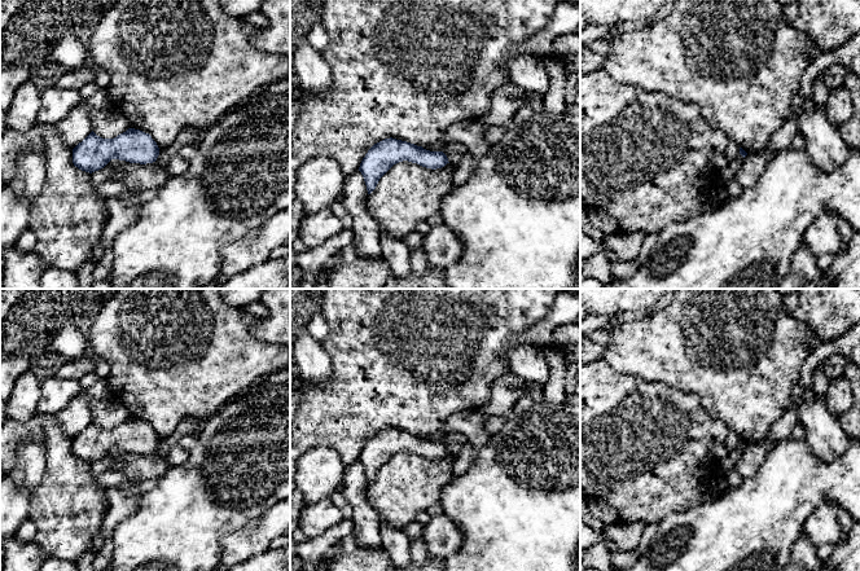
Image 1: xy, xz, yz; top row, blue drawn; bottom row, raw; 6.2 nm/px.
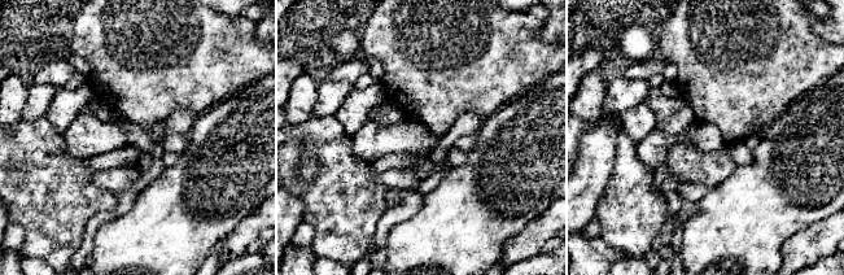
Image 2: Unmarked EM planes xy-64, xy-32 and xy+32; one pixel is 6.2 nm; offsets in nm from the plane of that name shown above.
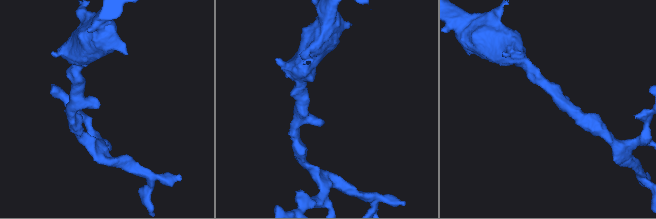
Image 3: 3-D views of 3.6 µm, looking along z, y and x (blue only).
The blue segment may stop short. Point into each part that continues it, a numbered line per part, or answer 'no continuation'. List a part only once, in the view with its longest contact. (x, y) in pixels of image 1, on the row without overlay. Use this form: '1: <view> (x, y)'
no continuation

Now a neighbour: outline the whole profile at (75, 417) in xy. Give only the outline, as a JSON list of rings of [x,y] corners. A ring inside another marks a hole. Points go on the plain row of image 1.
[[[97,379],[93,385],[84,386],[82,392],[56,414],[67,436],[74,439],[92,422],[92,403],[110,397],[113,395],[106,379]]]

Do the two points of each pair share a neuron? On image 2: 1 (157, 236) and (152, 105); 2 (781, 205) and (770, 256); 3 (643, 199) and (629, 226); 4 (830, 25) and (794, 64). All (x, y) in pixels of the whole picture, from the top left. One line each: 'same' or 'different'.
1: different
2: same
3: same
4: different

